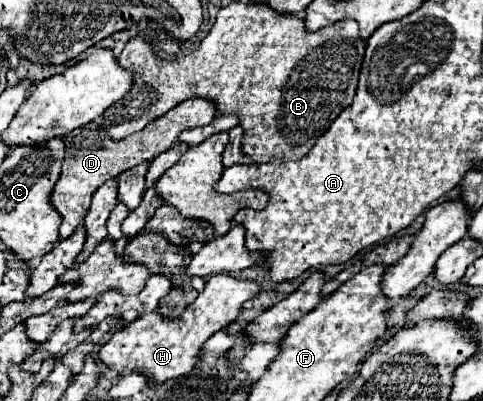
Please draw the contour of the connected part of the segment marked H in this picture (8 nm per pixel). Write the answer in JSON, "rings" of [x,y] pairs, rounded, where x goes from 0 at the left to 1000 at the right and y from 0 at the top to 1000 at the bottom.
{"rings":[[[466,681],[437,686],[424,706],[420,731],[395,761],[383,766],[375,791],[346,796],[325,776],[284,791],[280,800],[246,820],[209,865],[205,895],[242,930],[255,930],[259,920],[296,920],[296,930],[308,935],[308,945],[321,955],[337,955],[346,945],[387,935],[412,905],[412,880],[420,855],[453,820],[466,820],[474,805],[482,805],[503,756],[536,736],[536,726],[540,721],[532,701],[487,696]]]}

